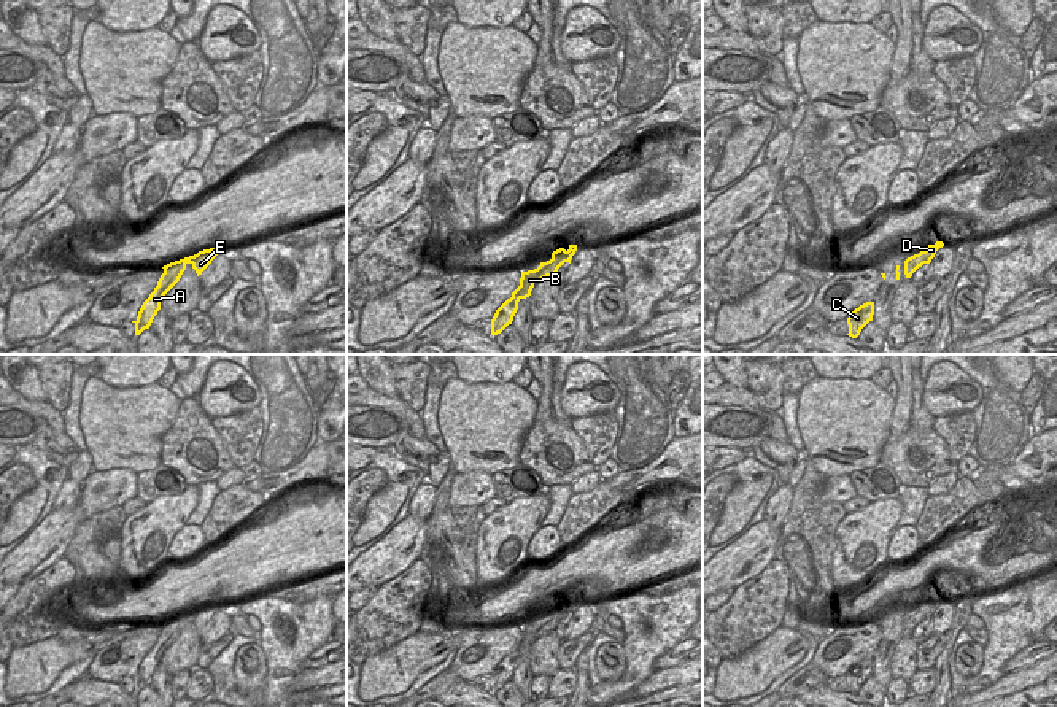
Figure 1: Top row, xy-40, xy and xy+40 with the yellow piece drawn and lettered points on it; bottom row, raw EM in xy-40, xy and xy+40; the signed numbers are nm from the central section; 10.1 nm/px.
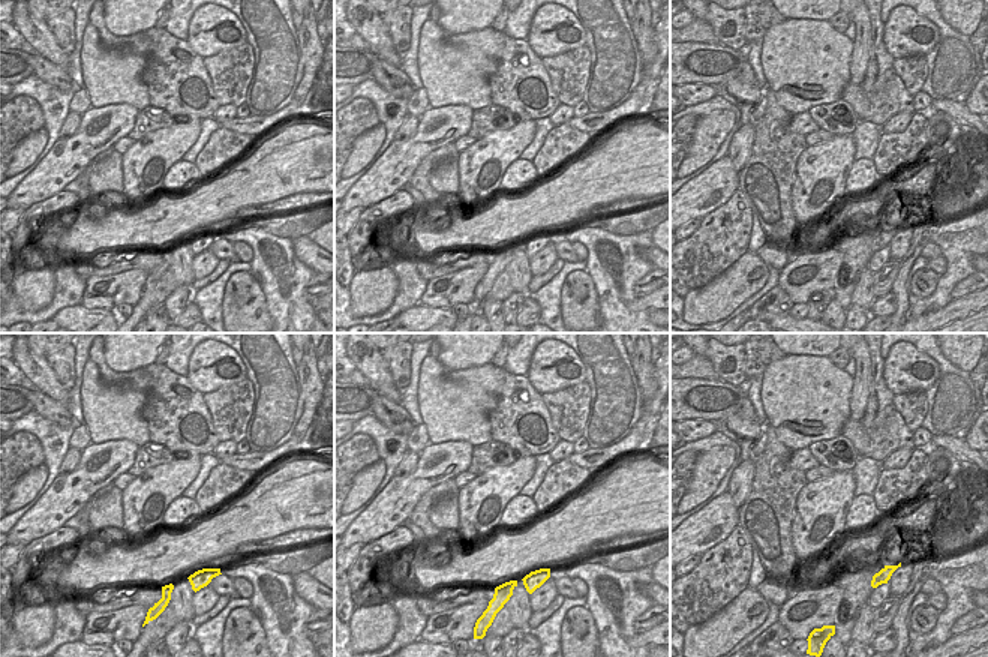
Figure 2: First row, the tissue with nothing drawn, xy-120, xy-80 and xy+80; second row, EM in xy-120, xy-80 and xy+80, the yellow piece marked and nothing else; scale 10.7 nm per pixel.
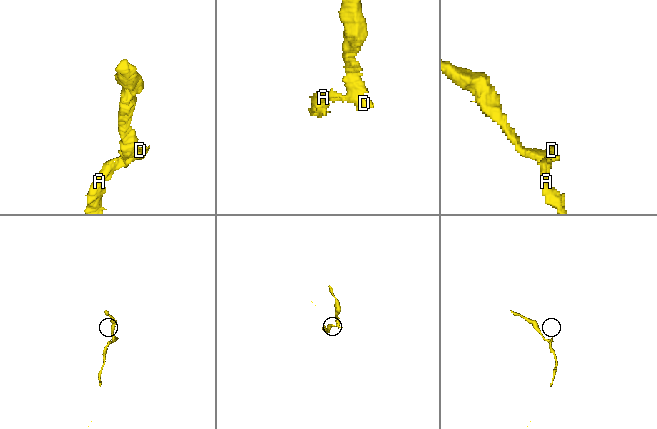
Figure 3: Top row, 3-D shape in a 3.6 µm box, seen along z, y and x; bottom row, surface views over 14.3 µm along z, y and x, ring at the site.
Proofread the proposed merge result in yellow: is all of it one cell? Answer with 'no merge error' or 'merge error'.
merge error

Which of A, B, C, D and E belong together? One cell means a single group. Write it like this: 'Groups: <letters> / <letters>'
Groups: A B C D / E.

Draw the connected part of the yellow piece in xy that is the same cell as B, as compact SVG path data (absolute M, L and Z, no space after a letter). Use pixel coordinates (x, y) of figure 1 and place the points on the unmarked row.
M569 601L569 605L559 604L552 608L552 615L540 618L534 626L521 628L520 642L512 648L512 653L507 655L494 669L491 675L491 691L501 690L509 680L512 680L513 672L518 666L518 658L531 651L531 647L536 639L542 637L547 632L555 632L558 623L563 618L569 618L577 607L577 601Z

